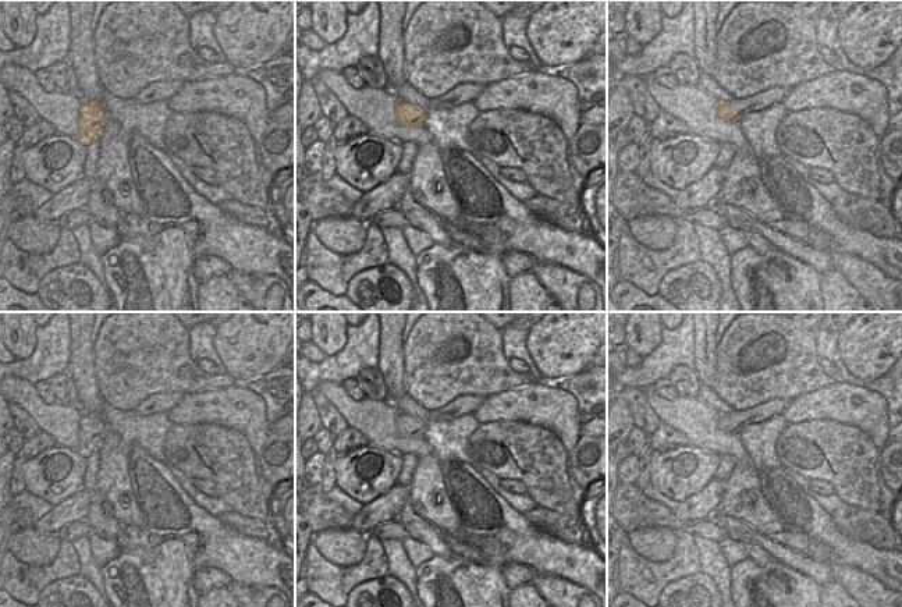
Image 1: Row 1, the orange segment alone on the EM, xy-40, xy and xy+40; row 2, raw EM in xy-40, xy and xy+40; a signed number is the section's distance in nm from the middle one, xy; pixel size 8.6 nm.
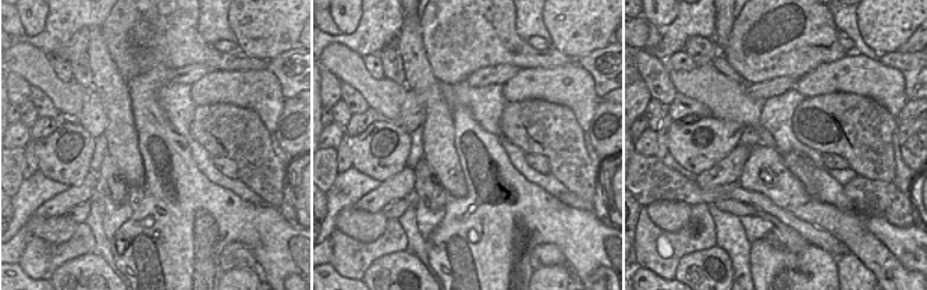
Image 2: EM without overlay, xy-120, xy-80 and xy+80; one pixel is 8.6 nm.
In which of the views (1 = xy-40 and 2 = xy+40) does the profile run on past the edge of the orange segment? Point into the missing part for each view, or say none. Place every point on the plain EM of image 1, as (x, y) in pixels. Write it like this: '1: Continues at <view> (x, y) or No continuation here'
1: No continuation here
2: Continues at xy+40 (764, 411).

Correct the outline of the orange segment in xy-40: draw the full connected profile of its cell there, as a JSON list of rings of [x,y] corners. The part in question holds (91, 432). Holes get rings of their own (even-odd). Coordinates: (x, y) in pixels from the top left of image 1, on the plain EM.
[[[84,413],[79,420],[78,451],[88,458],[92,452],[99,452],[100,440],[104,437],[104,420],[97,413]]]

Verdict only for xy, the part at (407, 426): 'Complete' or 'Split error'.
Complete.

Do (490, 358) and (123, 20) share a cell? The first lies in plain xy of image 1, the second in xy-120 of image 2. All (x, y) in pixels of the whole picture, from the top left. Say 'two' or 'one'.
one

